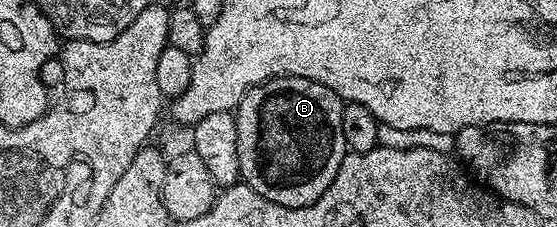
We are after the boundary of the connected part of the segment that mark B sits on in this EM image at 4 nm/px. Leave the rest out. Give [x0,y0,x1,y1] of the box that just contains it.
[236,77,348,207]

